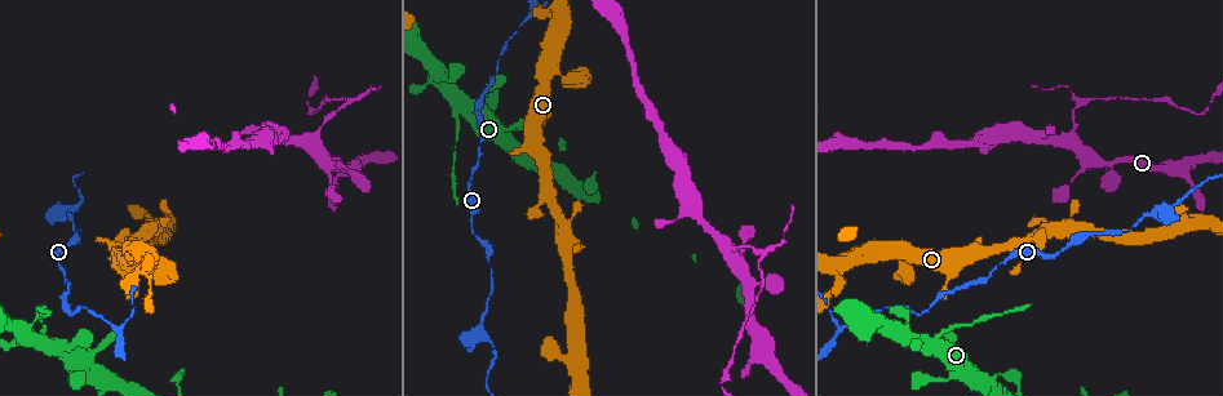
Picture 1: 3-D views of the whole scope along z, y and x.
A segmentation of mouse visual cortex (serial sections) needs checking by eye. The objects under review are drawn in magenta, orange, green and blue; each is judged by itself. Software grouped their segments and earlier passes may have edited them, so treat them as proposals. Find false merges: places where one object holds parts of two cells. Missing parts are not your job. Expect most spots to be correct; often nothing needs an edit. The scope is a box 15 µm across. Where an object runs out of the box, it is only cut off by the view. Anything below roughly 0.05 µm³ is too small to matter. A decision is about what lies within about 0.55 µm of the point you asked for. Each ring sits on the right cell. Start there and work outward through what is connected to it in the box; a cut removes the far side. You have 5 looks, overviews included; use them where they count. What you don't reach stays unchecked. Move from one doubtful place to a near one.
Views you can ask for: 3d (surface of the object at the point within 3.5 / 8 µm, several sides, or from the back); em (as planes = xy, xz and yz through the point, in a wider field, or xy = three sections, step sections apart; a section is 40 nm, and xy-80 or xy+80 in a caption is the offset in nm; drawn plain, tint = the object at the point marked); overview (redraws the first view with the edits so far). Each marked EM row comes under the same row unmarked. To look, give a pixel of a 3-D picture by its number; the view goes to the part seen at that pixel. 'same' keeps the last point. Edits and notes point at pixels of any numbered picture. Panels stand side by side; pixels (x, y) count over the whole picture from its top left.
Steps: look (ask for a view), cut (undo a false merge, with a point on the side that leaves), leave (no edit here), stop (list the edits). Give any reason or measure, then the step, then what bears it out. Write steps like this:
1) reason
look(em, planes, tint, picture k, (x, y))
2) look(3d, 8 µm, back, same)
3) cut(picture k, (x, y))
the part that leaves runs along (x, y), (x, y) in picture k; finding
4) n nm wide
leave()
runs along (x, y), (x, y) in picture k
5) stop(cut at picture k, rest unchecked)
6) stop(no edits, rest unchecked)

thick turns thin
look(3d, 3.5 µm, picture 1, (531, 18))

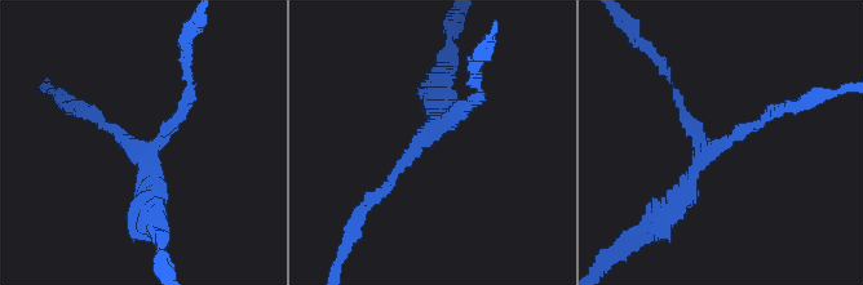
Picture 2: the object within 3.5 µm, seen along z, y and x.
3 arms; arms of 150, 150, 300 nm
look(em, xy, step 3, tint, picture 2, (435, 135))

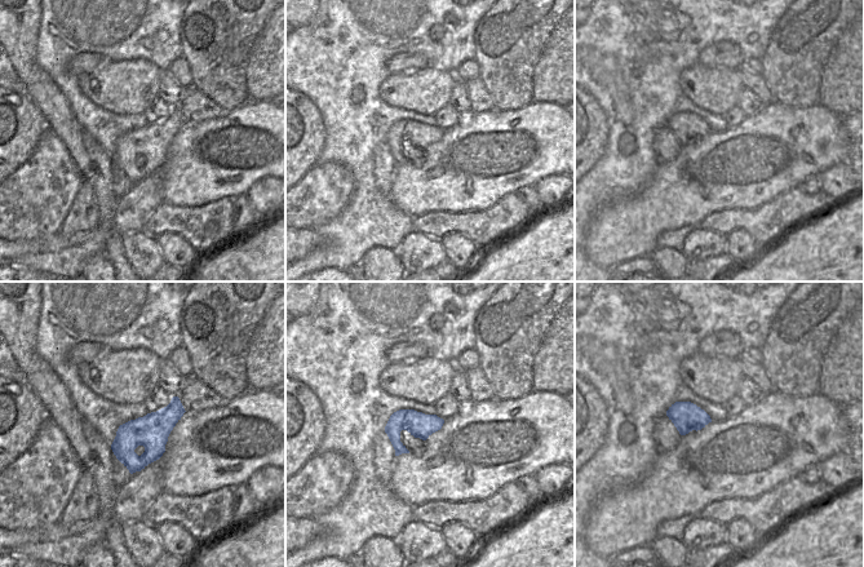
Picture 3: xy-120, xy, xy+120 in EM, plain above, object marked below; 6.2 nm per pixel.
leave()
runs along (769, 112), (712, 145), (663, 216) in picture 2; all the same cell

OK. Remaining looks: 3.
four or more arms meet
look(3d, 3.5 µm, picture 1, (906, 325))

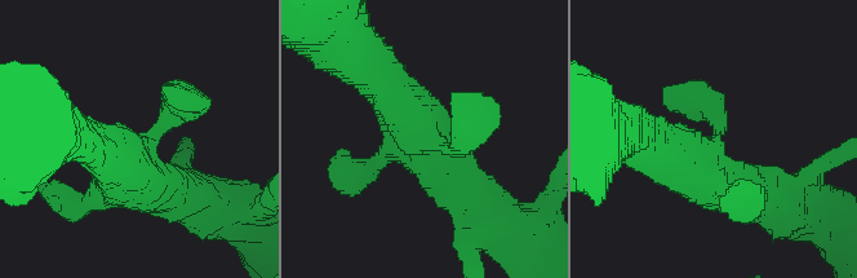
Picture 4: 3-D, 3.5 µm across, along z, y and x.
4 arms; arms of 250, 300, 500, 600 nm; shape alone is not enough
look(em, xy, step 2, tint, picture 4, (708, 145))

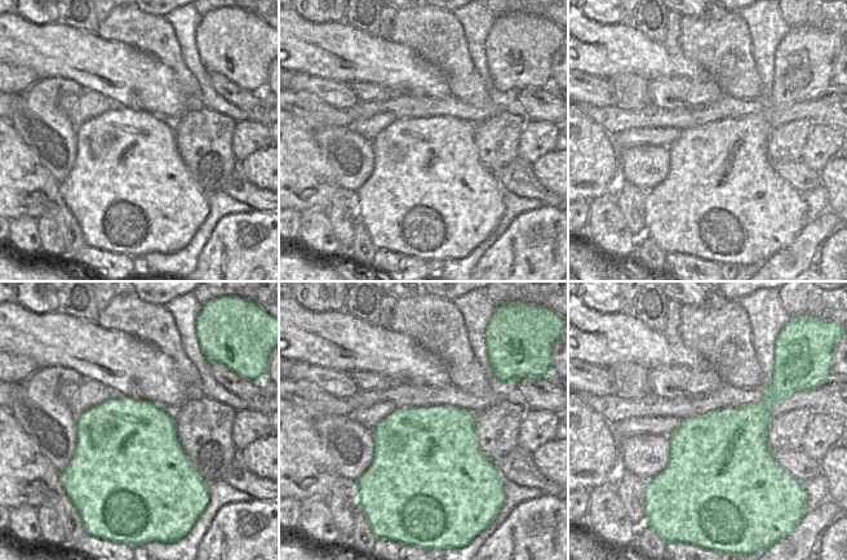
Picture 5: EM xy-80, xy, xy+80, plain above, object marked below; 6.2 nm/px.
leave()
runs along (467, 189), (368, 64) in picture 4; continuous, no second cell

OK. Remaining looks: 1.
stop(no edits, rest unchecked)

